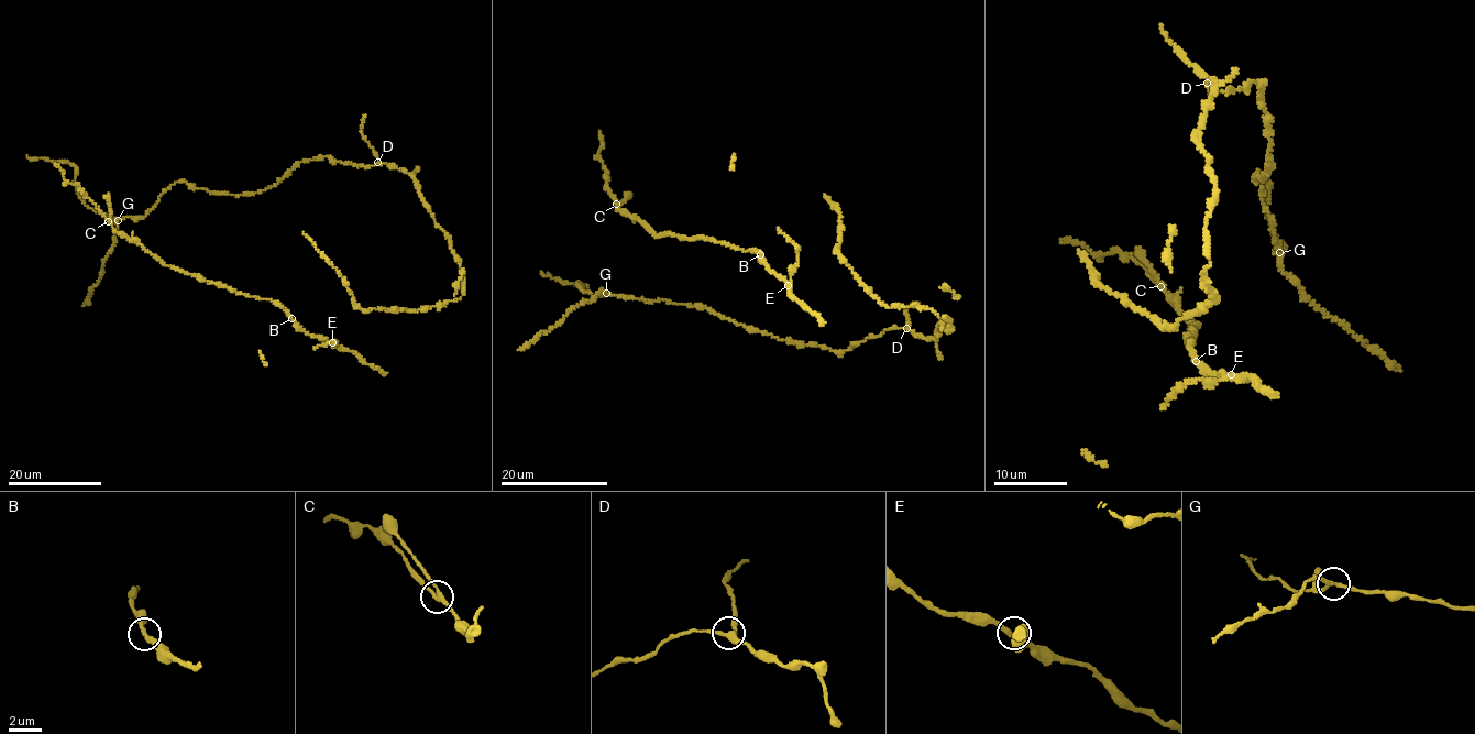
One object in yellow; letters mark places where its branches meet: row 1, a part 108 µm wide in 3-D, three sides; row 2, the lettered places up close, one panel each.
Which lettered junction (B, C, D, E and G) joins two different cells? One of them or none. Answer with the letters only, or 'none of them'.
G

